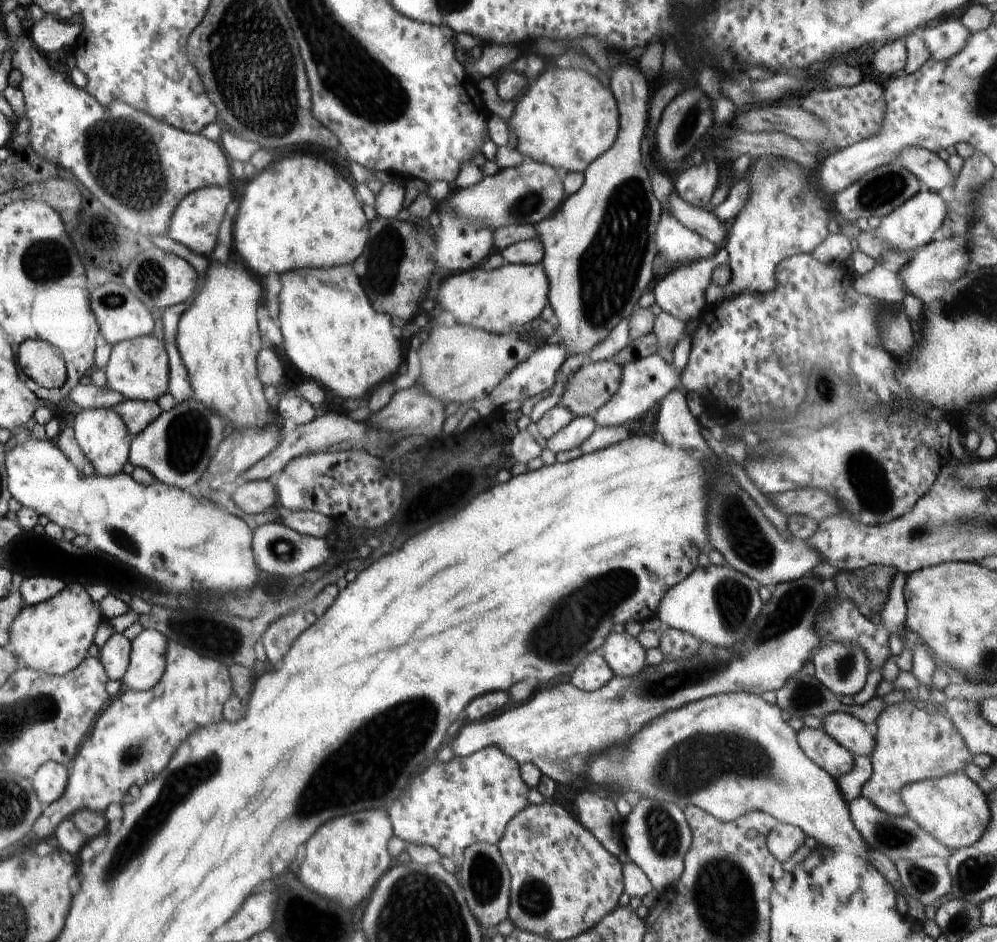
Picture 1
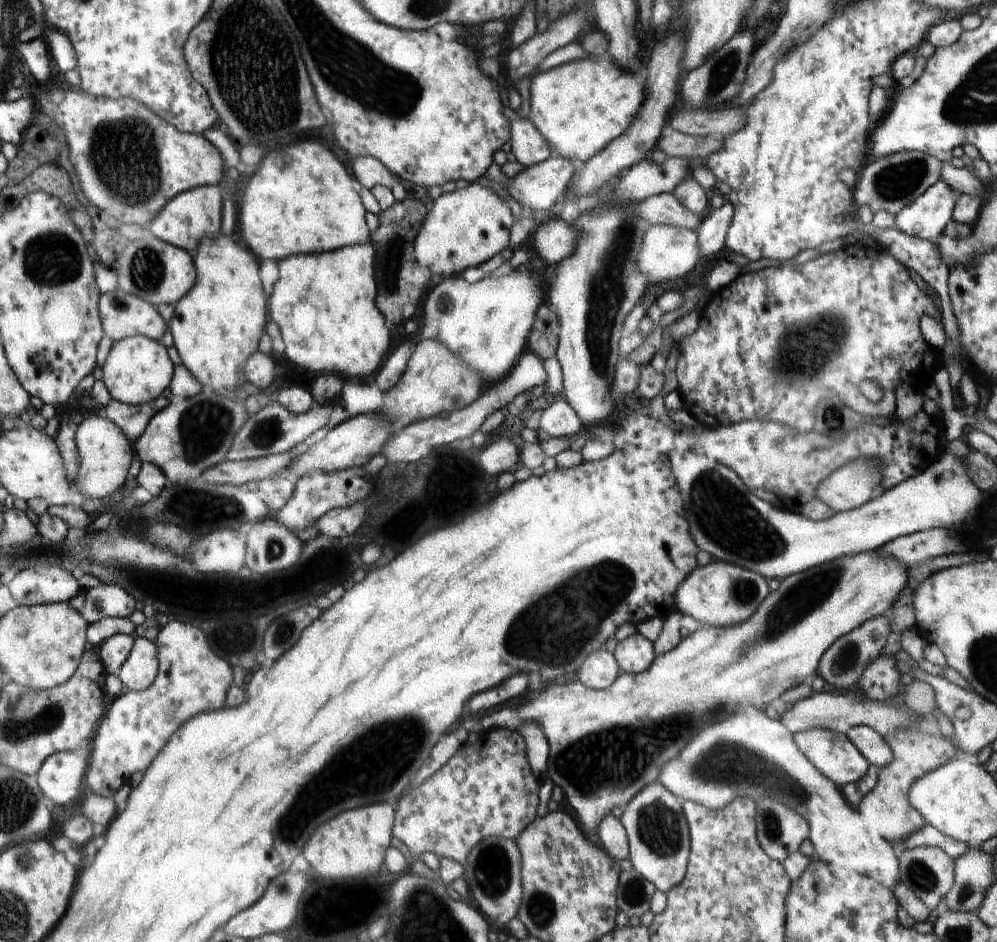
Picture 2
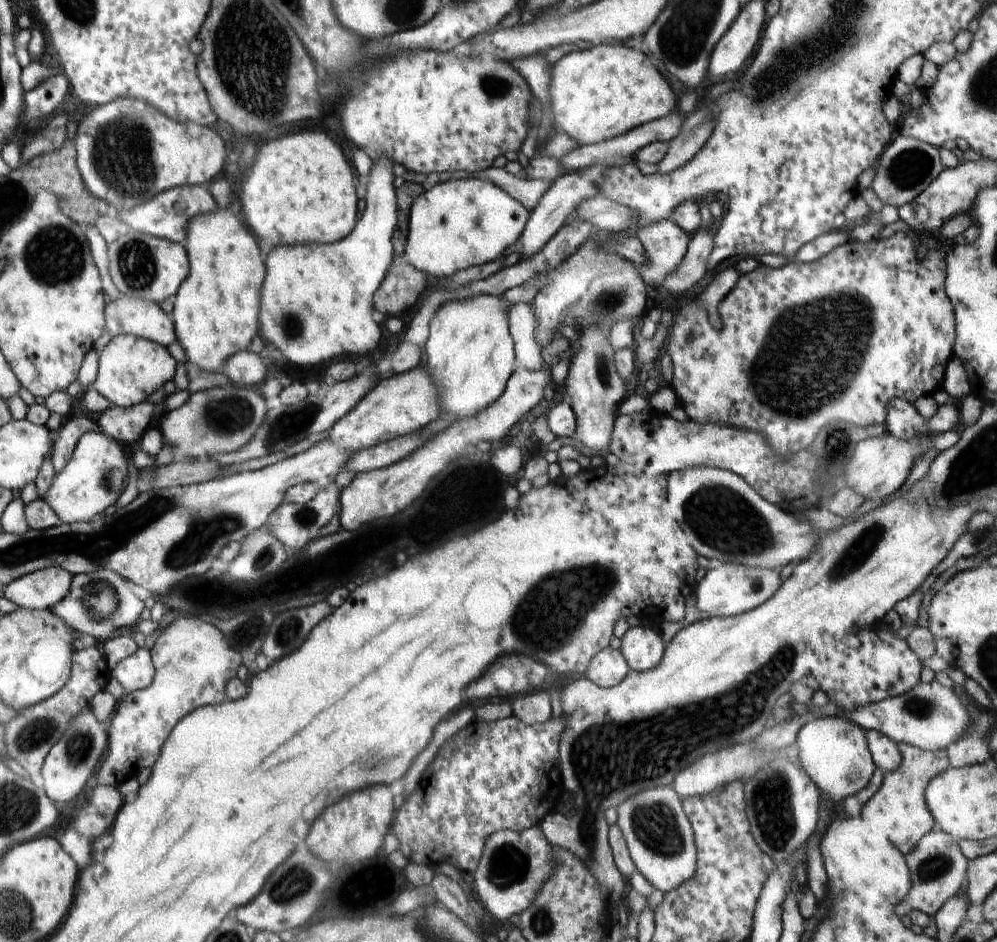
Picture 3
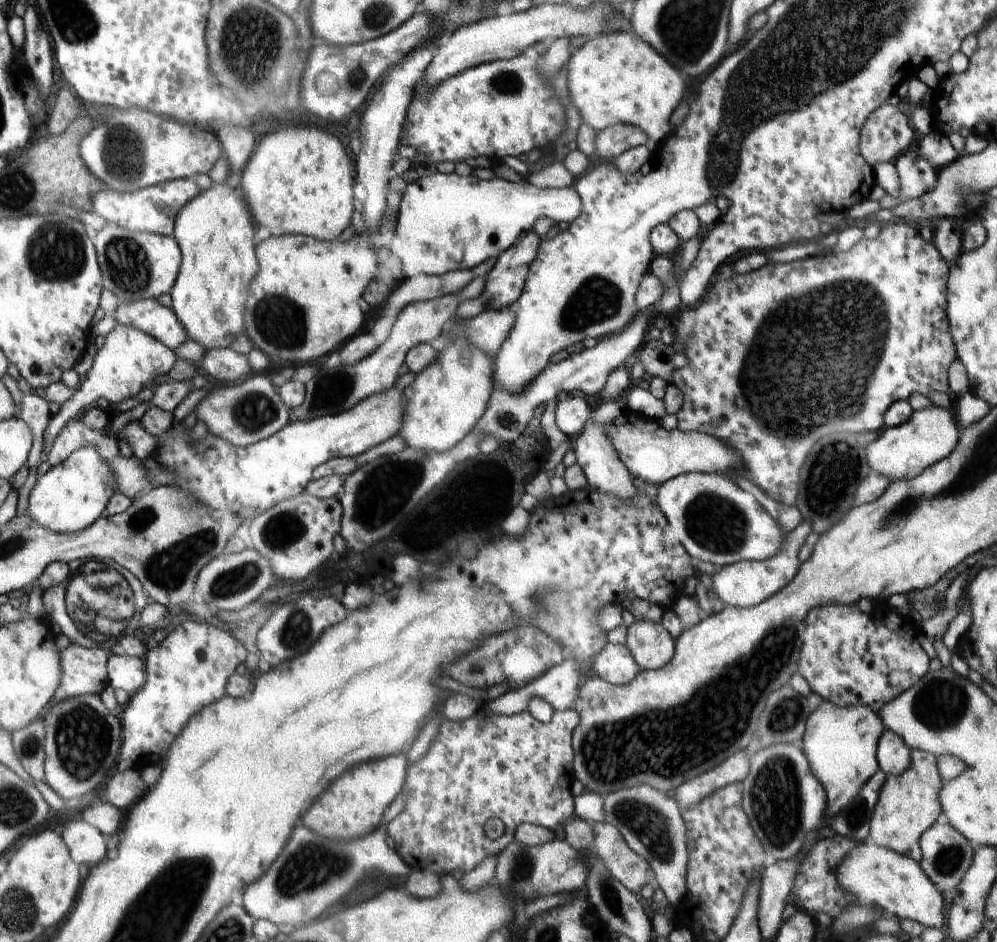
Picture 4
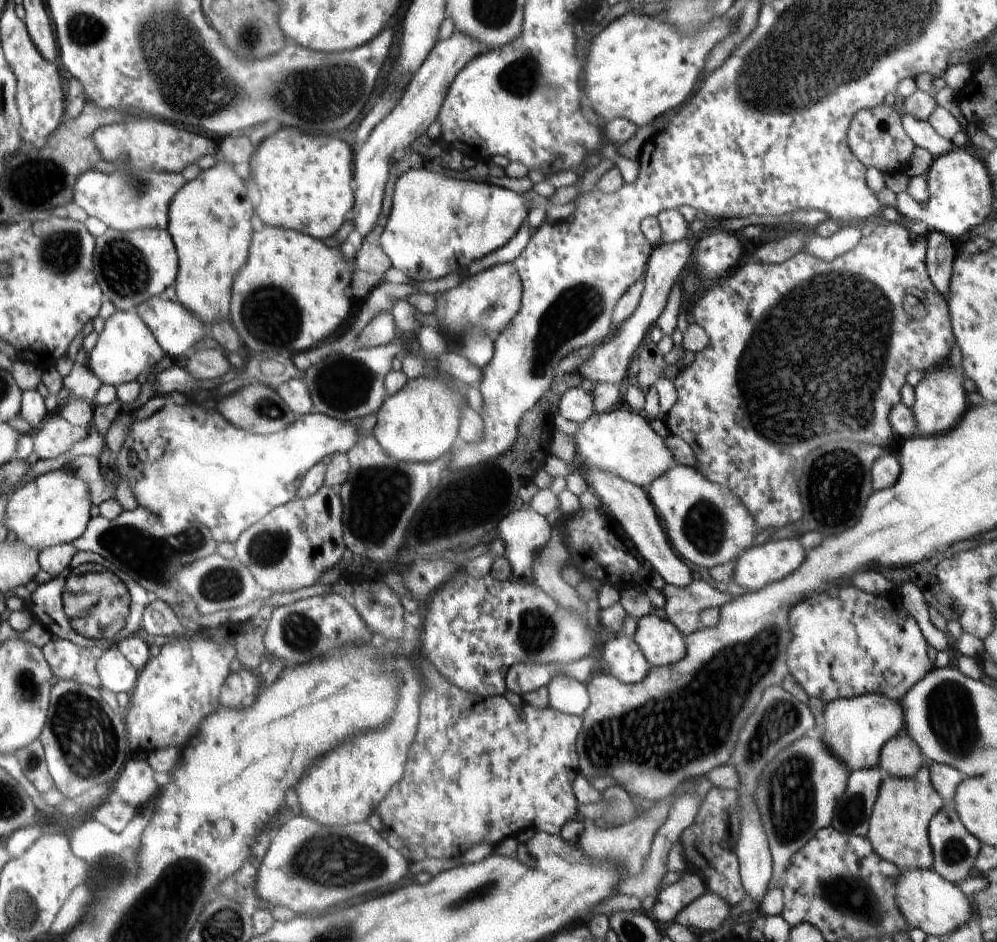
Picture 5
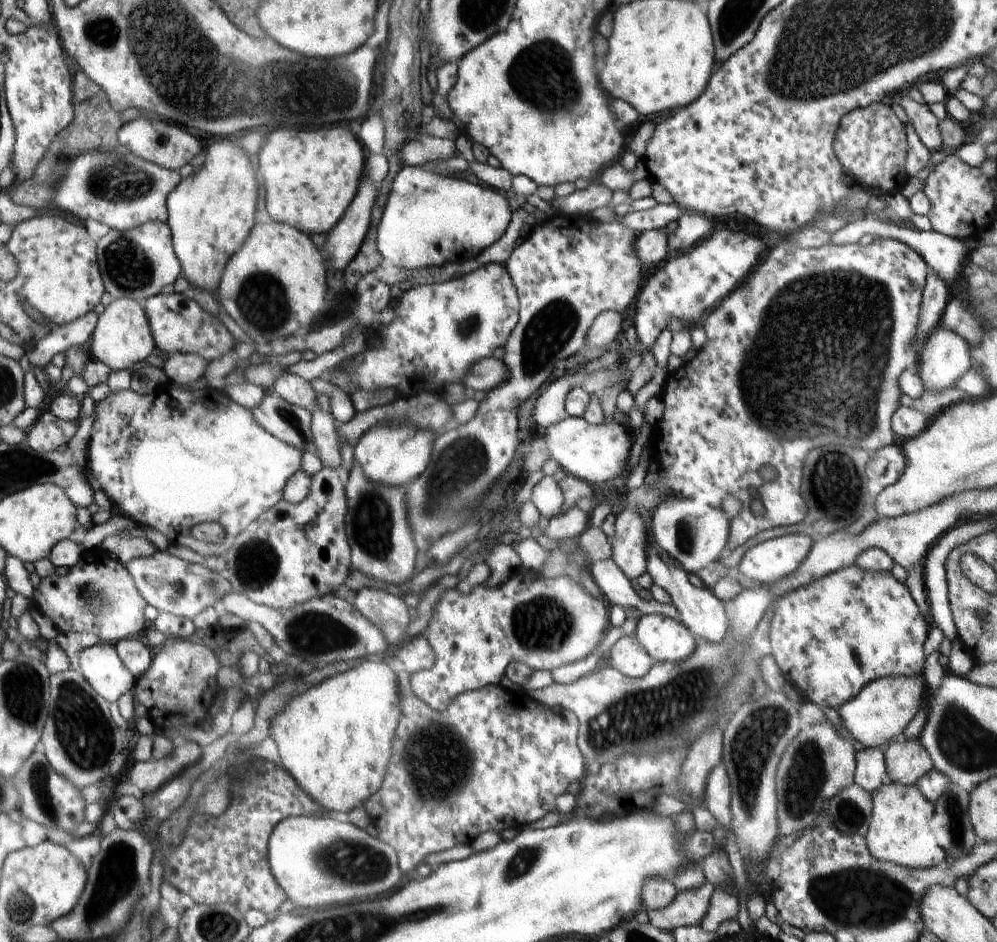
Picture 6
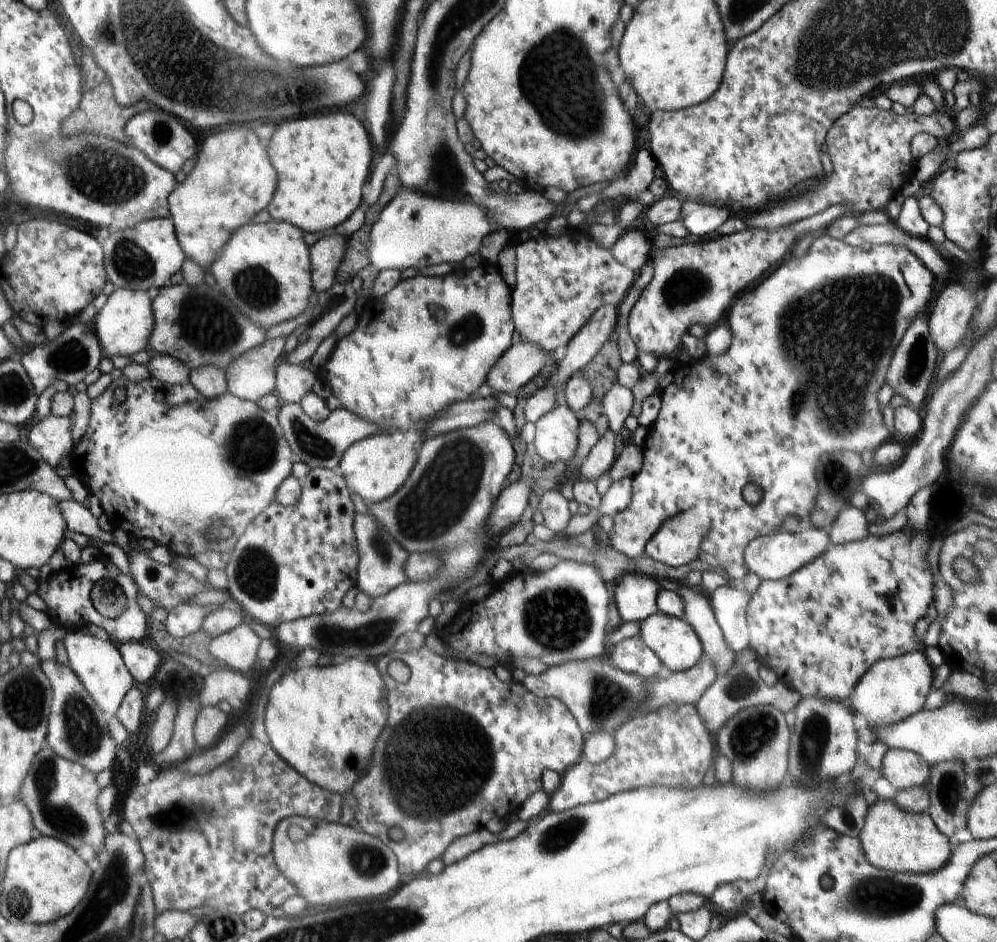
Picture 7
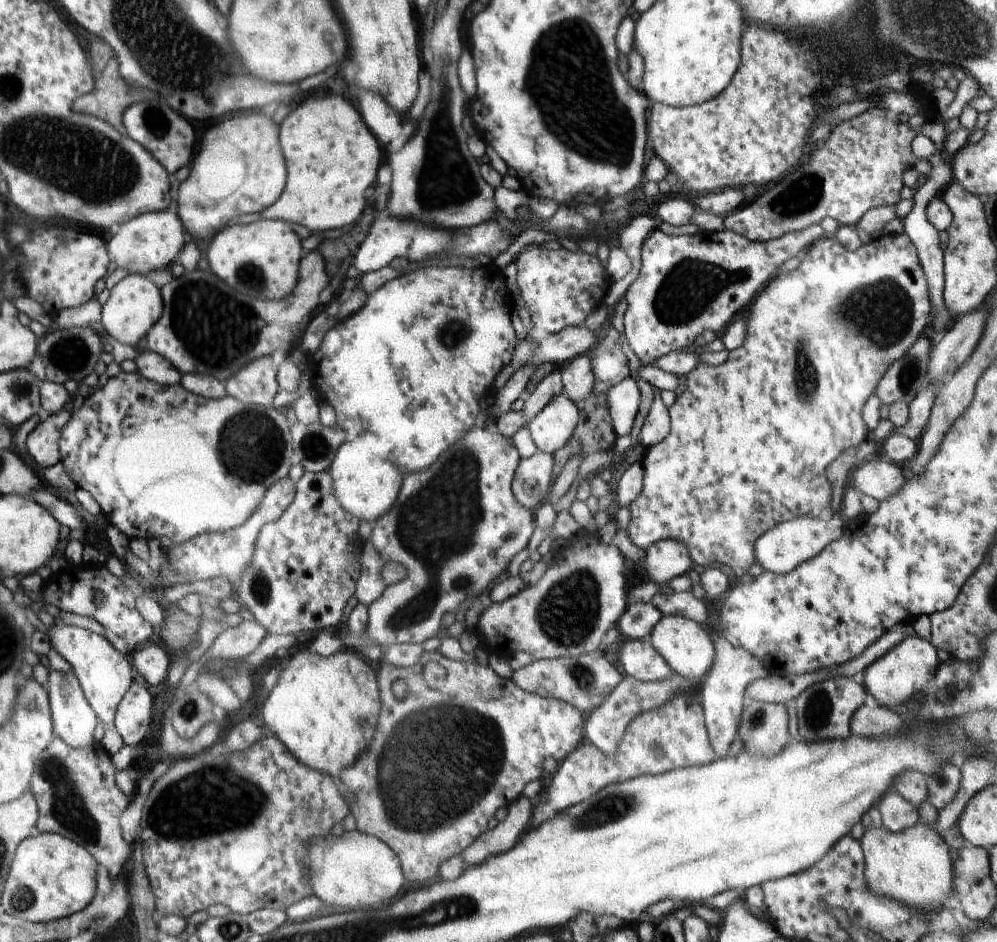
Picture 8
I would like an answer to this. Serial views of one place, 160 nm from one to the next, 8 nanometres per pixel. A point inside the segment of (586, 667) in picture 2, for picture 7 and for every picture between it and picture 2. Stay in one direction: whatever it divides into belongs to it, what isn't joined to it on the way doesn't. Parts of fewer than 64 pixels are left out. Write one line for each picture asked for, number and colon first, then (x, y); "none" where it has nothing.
3: (608, 668)
4: (615, 664)
5: (622, 658)
6: (626, 655)
7: (631, 655)

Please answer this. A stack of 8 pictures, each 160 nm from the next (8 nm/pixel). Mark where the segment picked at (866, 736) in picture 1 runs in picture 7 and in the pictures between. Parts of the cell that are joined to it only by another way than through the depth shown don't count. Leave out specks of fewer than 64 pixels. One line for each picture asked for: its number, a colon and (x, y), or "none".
2: (870, 744)
3: (886, 757)
4: (894, 757)
5: (901, 757)
6: (906, 760)
7: (904, 769)

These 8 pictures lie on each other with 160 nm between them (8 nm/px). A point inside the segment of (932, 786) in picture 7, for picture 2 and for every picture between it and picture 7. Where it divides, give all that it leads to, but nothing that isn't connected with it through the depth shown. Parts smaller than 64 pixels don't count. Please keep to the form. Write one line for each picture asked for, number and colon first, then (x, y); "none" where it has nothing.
2: (927, 871)
3: (938, 869)
4: (946, 855)
5: (955, 850)
6: (950, 824)

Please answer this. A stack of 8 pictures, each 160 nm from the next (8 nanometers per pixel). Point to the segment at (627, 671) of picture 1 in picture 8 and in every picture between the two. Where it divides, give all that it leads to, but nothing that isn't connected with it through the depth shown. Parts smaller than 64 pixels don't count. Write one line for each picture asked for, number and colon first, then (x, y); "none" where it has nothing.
2: (635, 654)
3: (642, 648)
4: (652, 646)
5: (661, 642)
6: (664, 639)
7: (675, 642)
8: (685, 645)

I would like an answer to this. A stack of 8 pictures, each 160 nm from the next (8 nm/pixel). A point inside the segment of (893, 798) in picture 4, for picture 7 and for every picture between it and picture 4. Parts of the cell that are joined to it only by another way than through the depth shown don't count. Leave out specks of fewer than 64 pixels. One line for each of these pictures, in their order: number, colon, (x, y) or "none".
5: (898, 832)
6: (898, 832)
7: (897, 840)

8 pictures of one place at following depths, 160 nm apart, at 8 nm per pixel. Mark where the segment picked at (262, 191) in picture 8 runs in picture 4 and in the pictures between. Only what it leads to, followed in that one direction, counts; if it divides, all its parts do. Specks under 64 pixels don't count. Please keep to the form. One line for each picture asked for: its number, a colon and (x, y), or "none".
4: (214, 232)
5: (210, 219)
6: (211, 212)
7: (233, 180)

